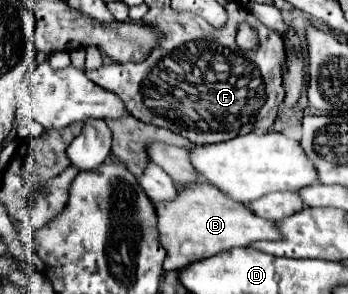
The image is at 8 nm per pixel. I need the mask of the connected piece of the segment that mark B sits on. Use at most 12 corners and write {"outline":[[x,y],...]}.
{"outline":[[207,183],[157,205],[173,271],[283,237]]}

